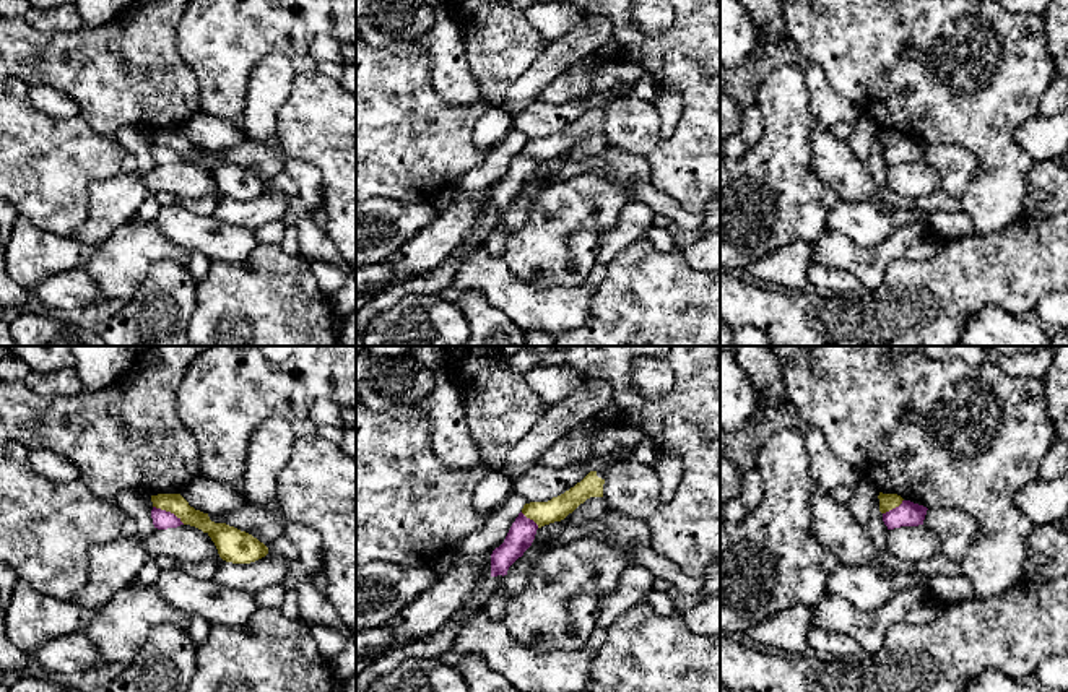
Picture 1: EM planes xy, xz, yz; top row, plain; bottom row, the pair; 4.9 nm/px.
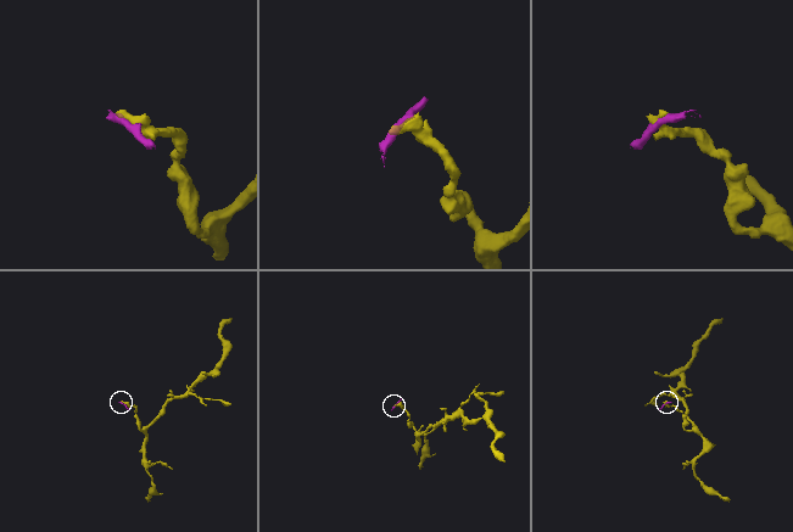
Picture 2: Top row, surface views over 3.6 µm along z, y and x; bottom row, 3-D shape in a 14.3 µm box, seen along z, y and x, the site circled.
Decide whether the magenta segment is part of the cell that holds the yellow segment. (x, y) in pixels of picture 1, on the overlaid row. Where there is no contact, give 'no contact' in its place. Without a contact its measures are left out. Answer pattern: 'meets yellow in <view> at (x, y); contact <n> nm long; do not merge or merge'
meets yellow in xy at (169, 510); contact 180 nm long; do not merge

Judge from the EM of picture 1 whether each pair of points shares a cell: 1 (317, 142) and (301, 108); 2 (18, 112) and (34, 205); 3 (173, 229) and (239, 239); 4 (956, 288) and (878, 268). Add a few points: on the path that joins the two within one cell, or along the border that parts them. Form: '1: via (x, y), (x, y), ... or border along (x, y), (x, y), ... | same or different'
1: via (317, 134), (317, 124), (309, 116) | same
2: via (20, 135), (20, 153), (34, 174), (34, 182) | same
3: via (189, 229), (212, 239), (223, 239) | same
4: border along (924, 259), (901, 259), (880, 286), (865, 291) | different

